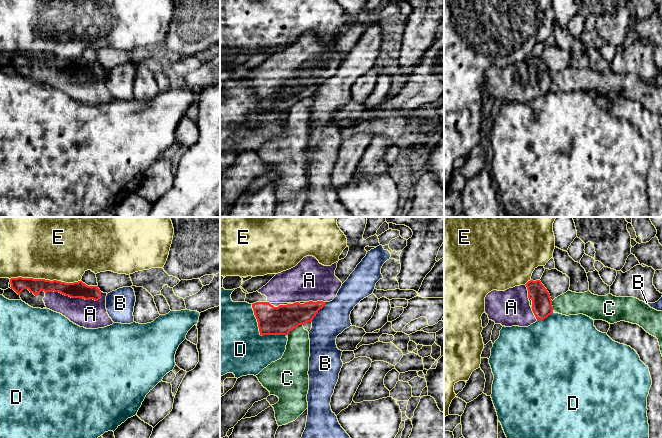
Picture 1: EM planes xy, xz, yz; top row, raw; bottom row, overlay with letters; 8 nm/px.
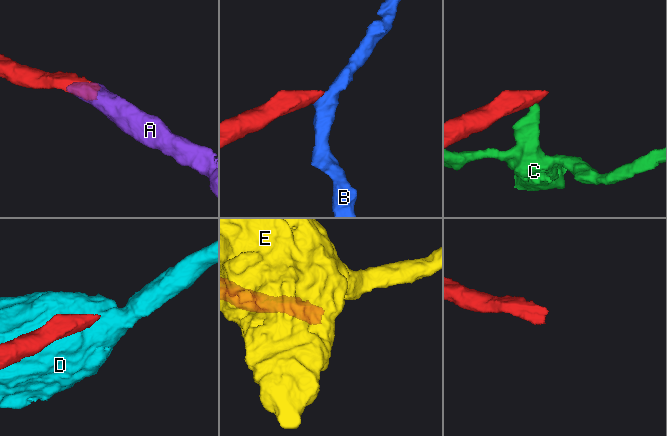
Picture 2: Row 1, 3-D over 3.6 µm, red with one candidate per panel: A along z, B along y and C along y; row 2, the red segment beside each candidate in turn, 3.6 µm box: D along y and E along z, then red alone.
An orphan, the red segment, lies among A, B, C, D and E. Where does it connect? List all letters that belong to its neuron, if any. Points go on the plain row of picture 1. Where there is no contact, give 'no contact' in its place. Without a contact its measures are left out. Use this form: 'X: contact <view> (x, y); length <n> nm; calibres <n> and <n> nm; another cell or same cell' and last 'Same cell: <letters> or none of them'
A: contact xy (73, 73); length 460 nm; calibres 130 and 240 nm; same cell
B: contact xz (317, 88); length 200 nm; calibres 200 and 260 nm; another cell
C: contact xz (294, 104); length 150 nm; calibres 220 and 220 nm; another cell
D: contact xz (259, 107); length 380 nm; calibres 220 and 500 nm; another cell
E: contact xy (44, 55); length 550 nm; calibres 120 and 460 nm; another cell
Same cell: A

